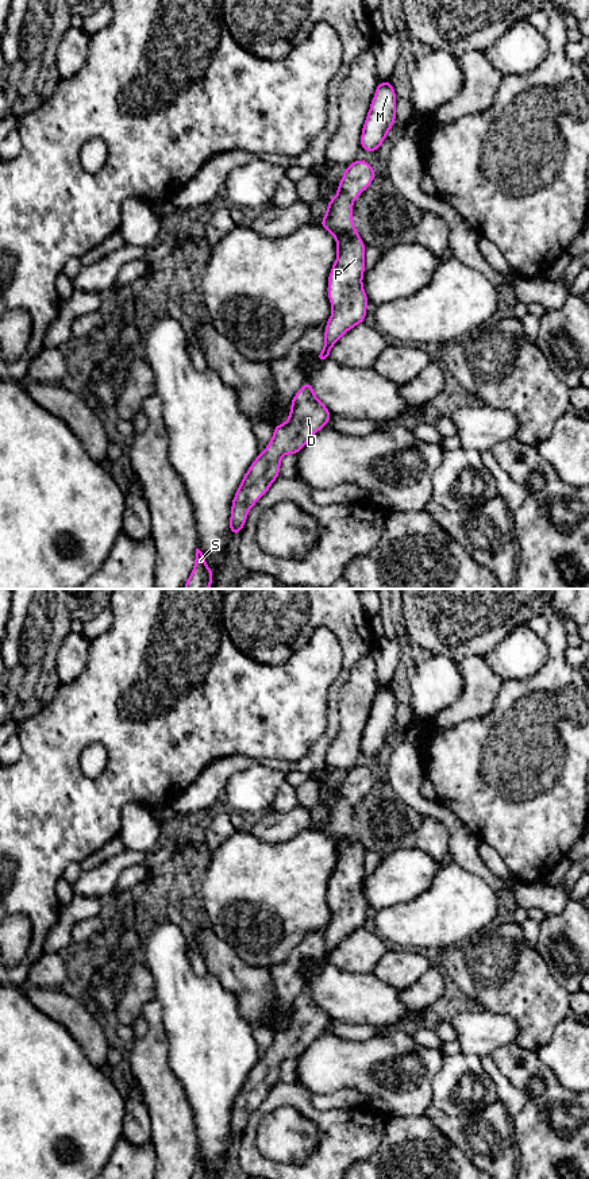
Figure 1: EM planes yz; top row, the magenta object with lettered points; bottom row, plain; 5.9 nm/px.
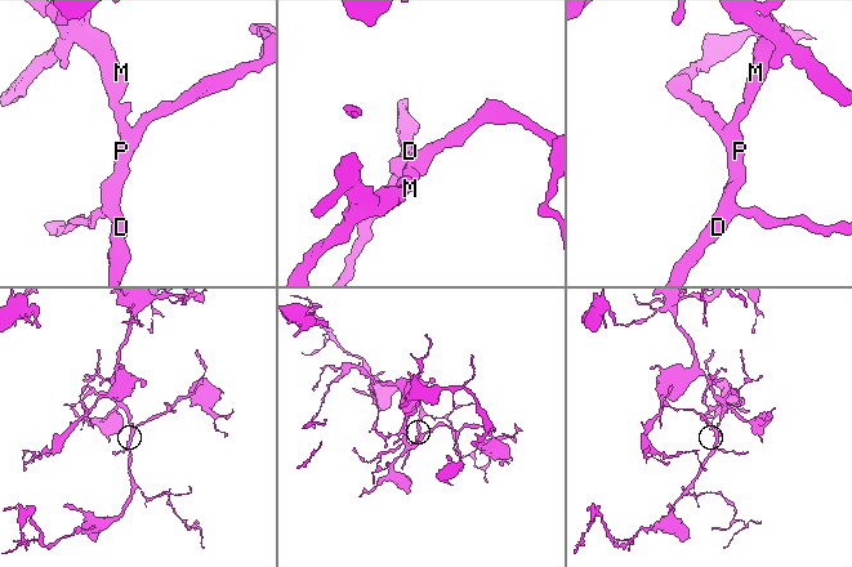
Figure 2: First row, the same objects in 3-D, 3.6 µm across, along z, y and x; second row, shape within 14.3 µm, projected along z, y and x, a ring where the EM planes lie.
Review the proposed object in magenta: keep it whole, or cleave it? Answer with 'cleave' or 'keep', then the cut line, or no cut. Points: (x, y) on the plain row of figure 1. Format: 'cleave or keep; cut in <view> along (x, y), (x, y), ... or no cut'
keep; no cut

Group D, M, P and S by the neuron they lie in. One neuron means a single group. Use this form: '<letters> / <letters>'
D M P S

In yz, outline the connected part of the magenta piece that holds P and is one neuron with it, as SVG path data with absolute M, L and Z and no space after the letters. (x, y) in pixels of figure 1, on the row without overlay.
M365 766L347 771L338 800L328 805L327 820L319 831L336 844L338 862L328 883L328 903L332 920L326 931L324 953L316 960L319 967L330 962L331 952L349 935L365 926L369 908L362 893L365 876L365 848L355 836L351 822L353 806L373 787L374 774Z

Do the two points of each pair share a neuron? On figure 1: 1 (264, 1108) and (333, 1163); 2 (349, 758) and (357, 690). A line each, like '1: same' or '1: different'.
1: same
2: same

